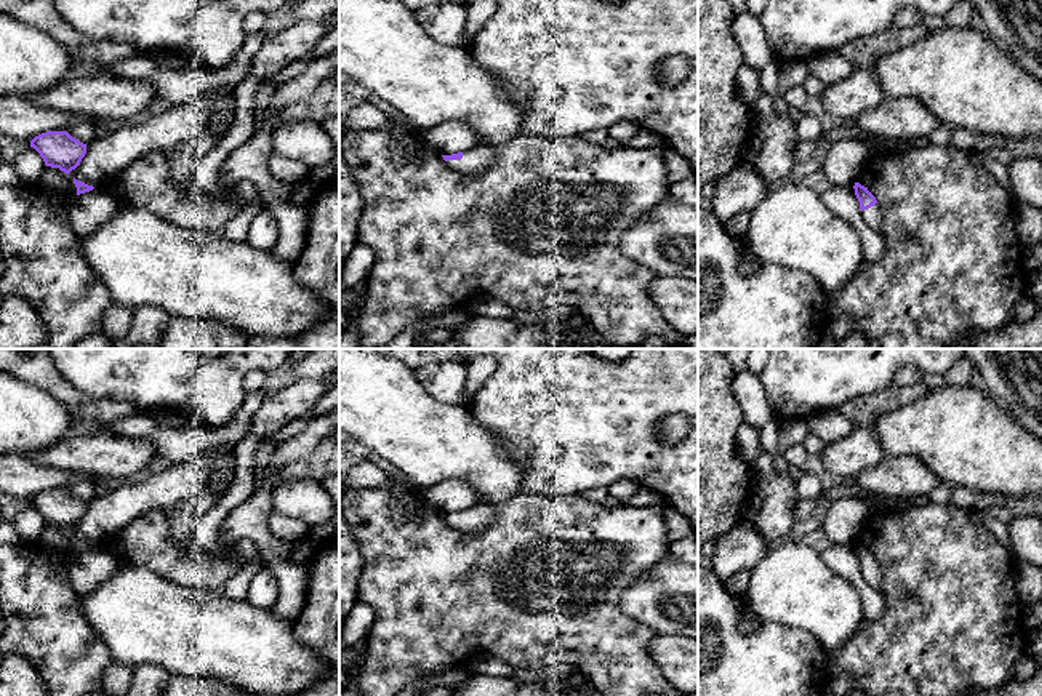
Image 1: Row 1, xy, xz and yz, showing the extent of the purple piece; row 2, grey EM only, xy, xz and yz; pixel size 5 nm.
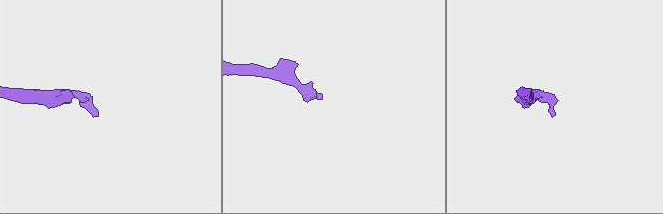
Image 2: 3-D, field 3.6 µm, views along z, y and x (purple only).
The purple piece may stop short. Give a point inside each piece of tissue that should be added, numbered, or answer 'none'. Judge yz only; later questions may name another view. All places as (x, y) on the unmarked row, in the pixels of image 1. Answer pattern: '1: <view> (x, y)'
1: yz (873, 576)

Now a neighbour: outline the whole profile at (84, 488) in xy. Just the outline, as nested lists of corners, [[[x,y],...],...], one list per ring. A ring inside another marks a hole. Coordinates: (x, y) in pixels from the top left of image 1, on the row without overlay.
[[[77,478],[77,480],[70,482],[66,486],[66,490],[72,496],[78,498],[80,501],[83,501],[86,504],[98,496],[98,493],[96,493],[96,482],[93,482],[90,478]]]

